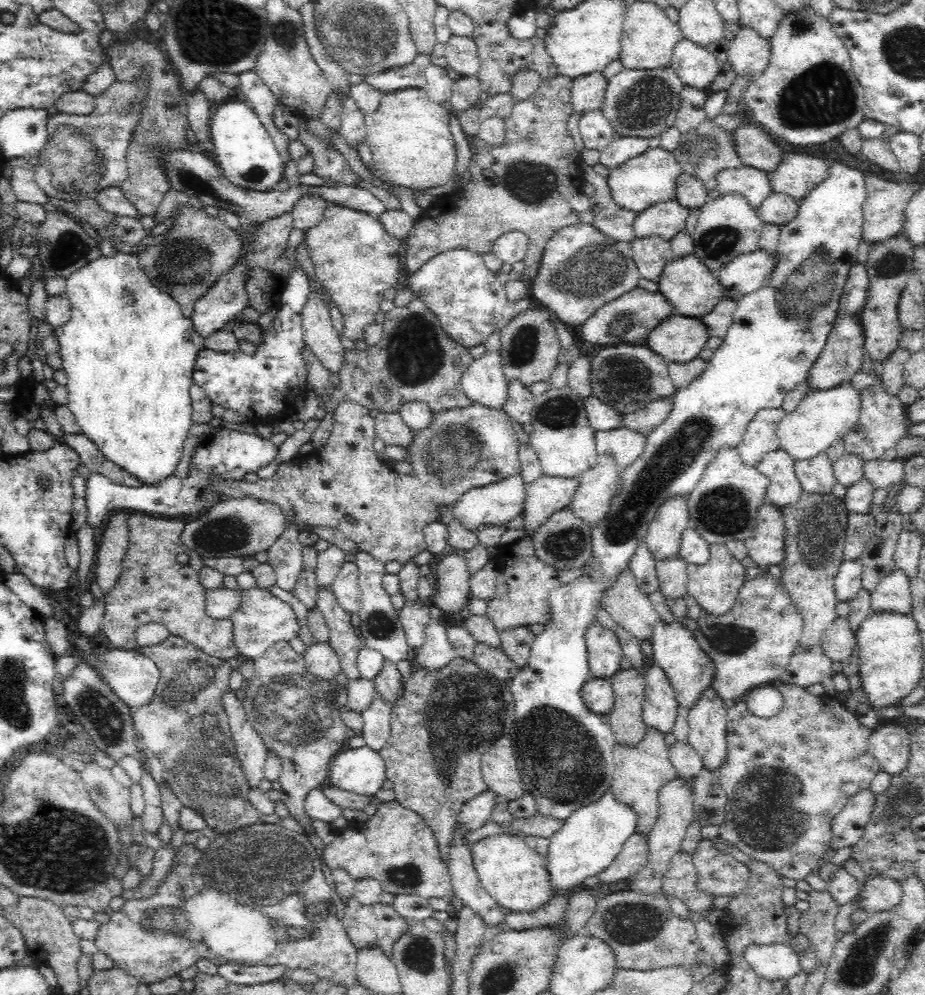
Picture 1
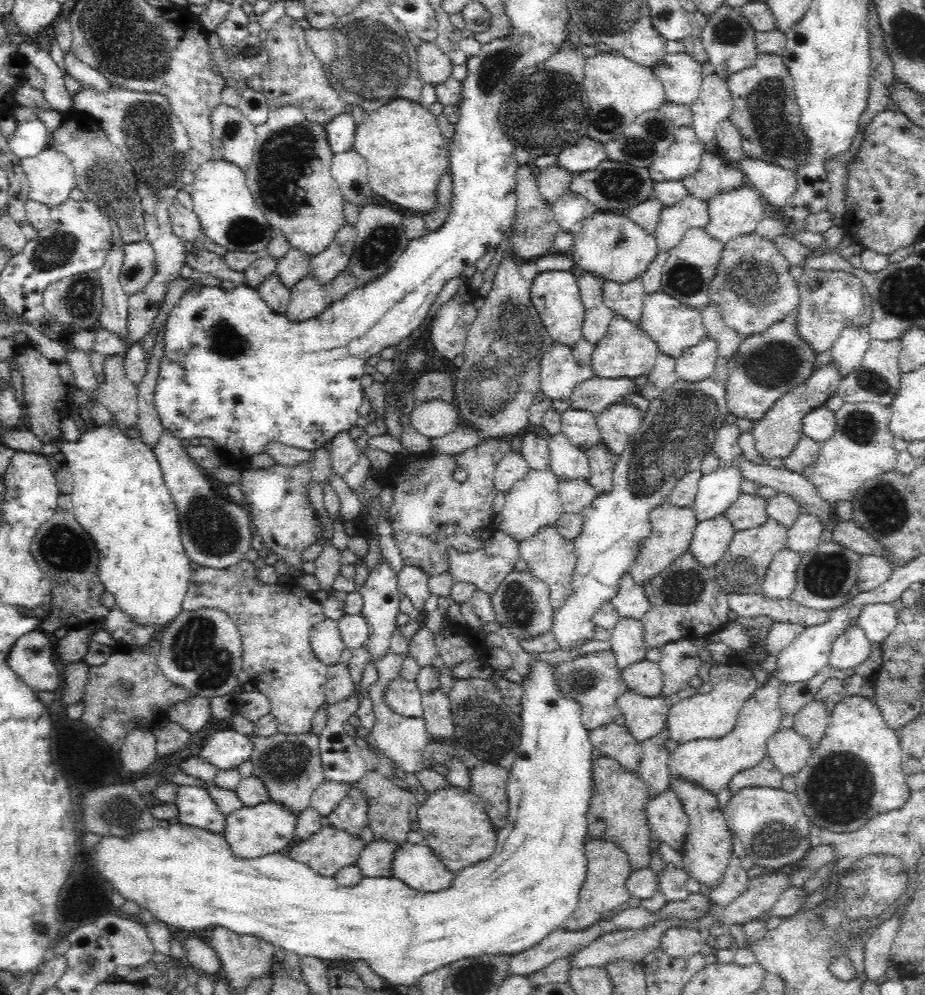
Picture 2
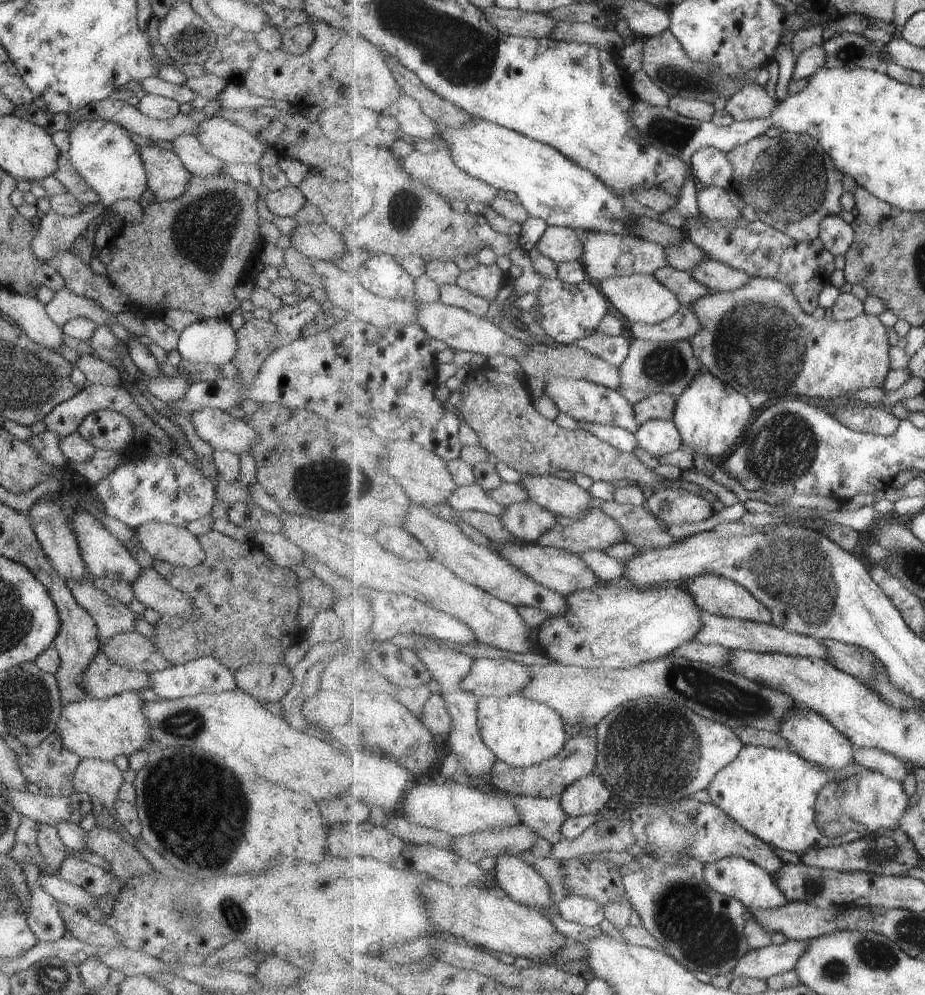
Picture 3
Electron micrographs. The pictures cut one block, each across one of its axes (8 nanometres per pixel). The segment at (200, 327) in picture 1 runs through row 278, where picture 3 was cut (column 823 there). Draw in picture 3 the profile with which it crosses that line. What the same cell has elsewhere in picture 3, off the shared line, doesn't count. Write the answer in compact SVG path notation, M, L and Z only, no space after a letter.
M829 215L820 224L820 239L835 256L846 255L854 243L856 232L852 223L847 224L839 215Z

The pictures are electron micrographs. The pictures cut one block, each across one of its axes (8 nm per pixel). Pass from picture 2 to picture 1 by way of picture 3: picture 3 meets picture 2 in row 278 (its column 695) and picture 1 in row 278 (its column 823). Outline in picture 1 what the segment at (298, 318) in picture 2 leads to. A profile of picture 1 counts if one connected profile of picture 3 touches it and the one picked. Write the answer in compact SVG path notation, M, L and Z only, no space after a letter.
M331 205L325 208L320 222L307 230L306 246L315 276L344 317L343 336L353 342L364 340L364 329L375 322L384 292L400 280L400 239L386 232L378 216Z

